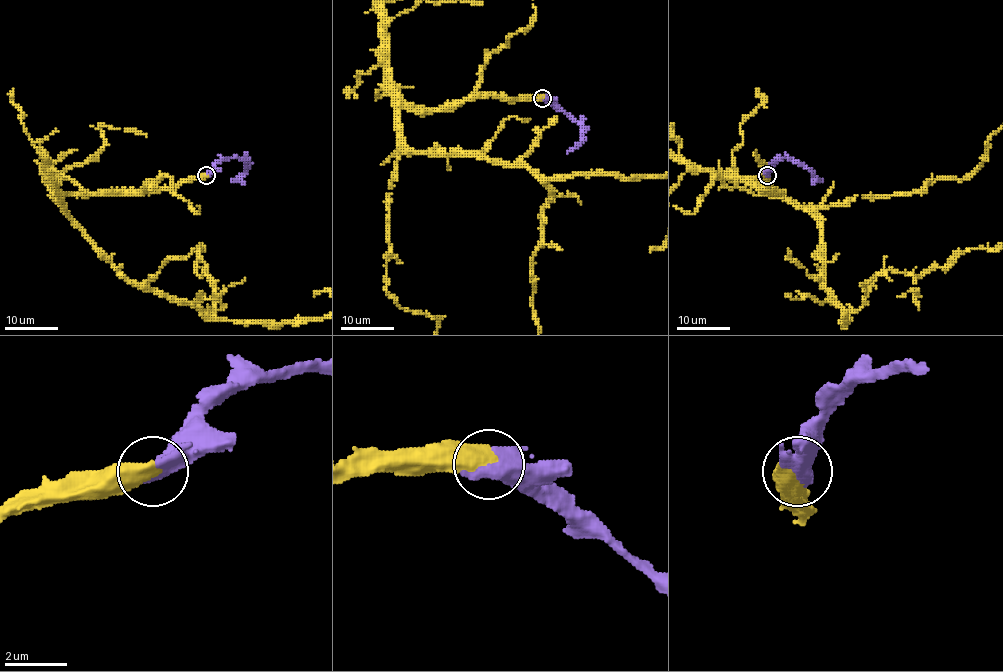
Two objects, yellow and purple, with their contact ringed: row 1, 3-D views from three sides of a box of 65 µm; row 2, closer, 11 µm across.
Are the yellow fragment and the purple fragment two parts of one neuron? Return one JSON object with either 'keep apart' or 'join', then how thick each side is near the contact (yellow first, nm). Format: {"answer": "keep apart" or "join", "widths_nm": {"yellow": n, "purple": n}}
{"answer": "join", "widths_nm": {"yellow": 550, "purple": 650}}

